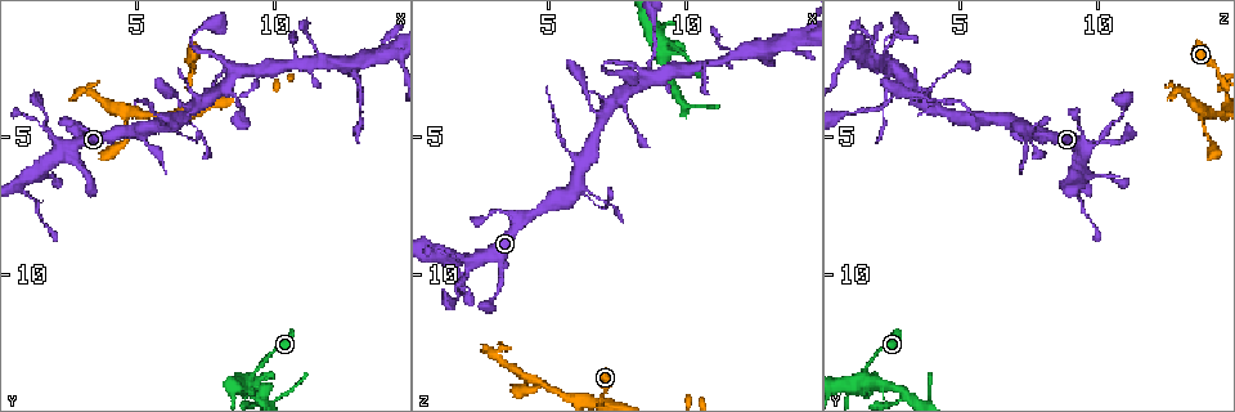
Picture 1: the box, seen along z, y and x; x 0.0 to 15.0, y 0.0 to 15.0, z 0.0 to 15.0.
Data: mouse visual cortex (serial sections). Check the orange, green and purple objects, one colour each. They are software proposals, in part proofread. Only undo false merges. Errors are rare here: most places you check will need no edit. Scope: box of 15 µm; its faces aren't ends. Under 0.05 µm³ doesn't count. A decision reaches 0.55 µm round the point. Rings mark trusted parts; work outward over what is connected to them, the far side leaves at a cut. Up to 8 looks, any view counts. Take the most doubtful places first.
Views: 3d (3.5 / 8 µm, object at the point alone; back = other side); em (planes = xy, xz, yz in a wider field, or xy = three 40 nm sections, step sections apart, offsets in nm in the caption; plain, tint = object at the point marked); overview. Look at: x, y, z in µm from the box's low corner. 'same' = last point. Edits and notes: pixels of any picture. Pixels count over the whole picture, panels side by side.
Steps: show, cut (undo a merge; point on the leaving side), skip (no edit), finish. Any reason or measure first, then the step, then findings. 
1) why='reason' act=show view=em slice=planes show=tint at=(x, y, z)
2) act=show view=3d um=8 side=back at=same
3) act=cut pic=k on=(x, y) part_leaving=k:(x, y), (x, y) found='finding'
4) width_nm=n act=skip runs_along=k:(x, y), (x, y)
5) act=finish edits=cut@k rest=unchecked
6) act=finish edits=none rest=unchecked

why='two arms in line, one across' act=show view=3d um=3.5 at=(6.2, 4.3, 6.1)

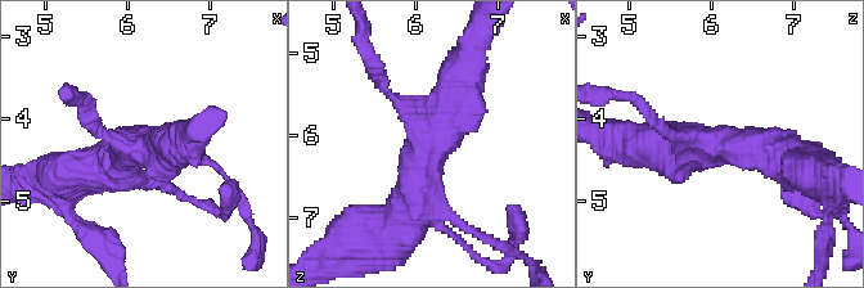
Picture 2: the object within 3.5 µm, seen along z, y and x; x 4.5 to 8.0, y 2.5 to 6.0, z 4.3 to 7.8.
arms=3 arm_widths_nm=150,500,500 why='need the tissue' act=show view=em slice=xy step=2 show=tint at=(6.25, 4.30, 6.00)

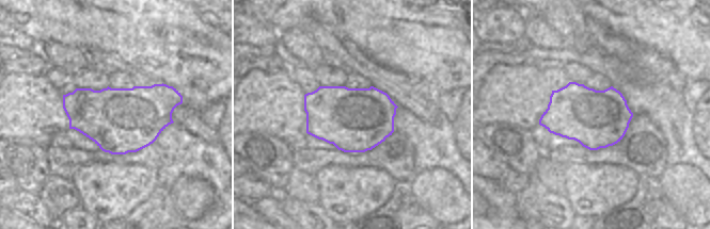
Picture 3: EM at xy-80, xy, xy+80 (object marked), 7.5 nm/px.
act=skip runs_along=2:(405, 210), (468, 62) found='one cell here'

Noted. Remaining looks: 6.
why='arms part here' act=show view=em slice=xy step=5 show=tint at=(9.2, 13.8, 1.6)

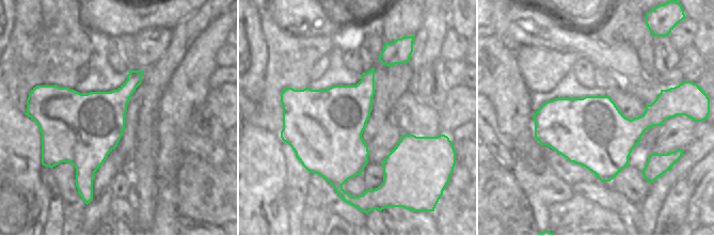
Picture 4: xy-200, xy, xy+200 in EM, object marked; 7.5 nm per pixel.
act=show view=3d um=3.5 at=same

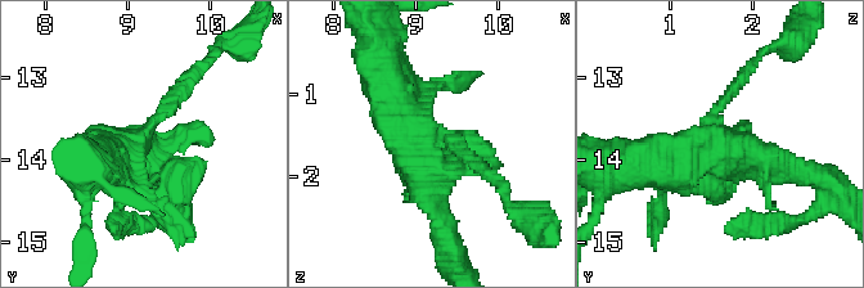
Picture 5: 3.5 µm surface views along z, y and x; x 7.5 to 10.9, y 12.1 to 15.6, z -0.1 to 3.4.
act=skip runs_along=5:(738, 84), (711, 116), (718, 135), (797, 171) found='continuous, no second cell'

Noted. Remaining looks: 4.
why='a narrow waist' act=show view=3d um=3.5 at=(7.8, 1.9, 2.3)

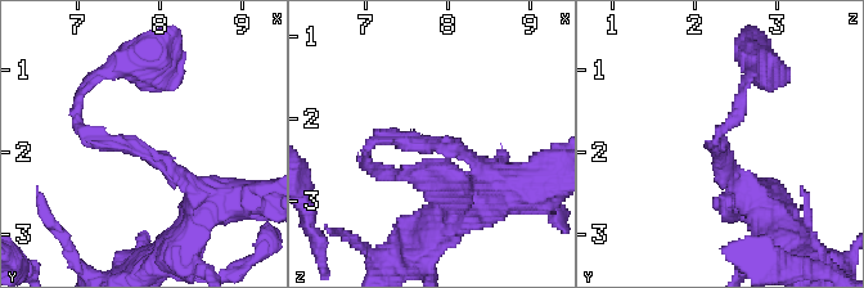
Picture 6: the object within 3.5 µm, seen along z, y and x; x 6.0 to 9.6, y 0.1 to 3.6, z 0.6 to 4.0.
arm_widths_nm=150,200 act=show view=em slice=xy step=3 show=tint at=(7.80, 2.00, 2.30)

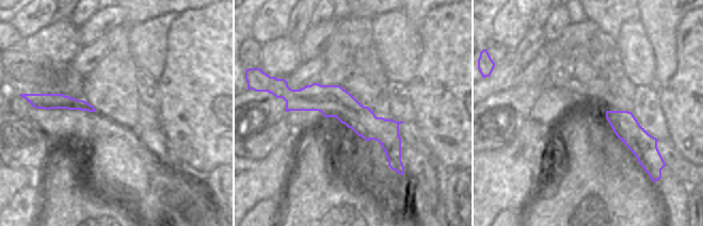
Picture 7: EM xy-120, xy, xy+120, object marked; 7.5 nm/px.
act=skip runs_along=7:(285, 95), (342, 105), (400, 165) found='one cell here'

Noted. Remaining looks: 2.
why='abrupt turn' act=show view=3d um=3.5 side=back at=(4.7, 4.2, 13.9)

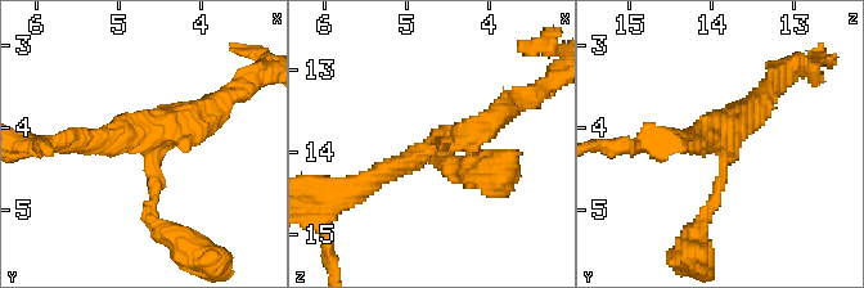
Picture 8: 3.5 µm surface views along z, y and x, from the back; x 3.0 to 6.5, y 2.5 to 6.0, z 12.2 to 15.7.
why='shape alone is not enough' act=show view=em slice=xy step=5 show=tint at=(4.75, 4.10, 14.00)

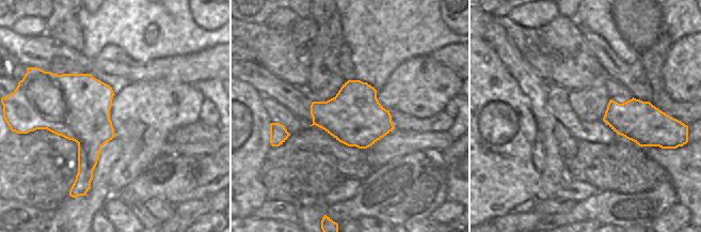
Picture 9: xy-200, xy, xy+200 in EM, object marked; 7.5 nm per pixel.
arm_widths_nm=150,250,300 act=skip runs_along=8:(350, 189), (496, 113) found='all the same cell'

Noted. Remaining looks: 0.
act=finish edits=none rest=unchecked

